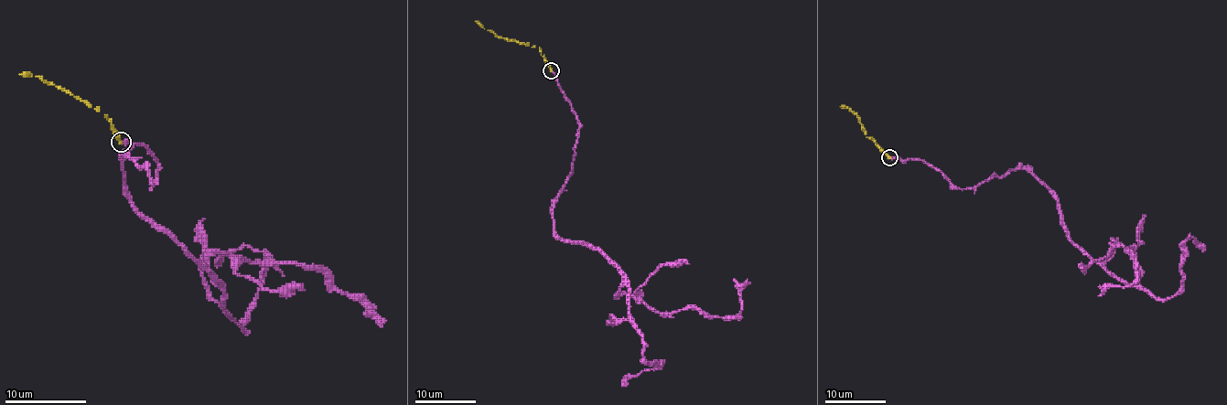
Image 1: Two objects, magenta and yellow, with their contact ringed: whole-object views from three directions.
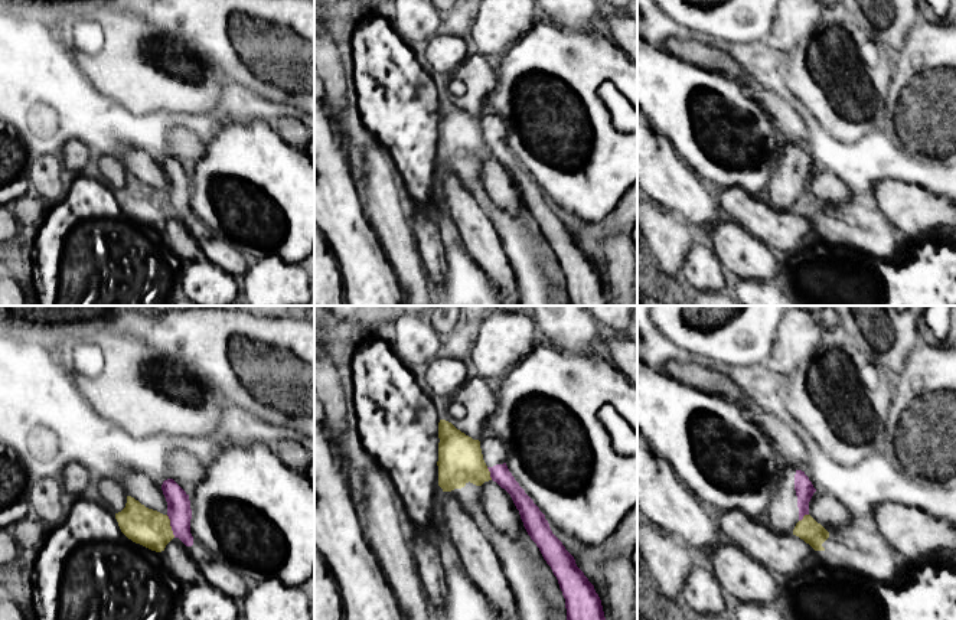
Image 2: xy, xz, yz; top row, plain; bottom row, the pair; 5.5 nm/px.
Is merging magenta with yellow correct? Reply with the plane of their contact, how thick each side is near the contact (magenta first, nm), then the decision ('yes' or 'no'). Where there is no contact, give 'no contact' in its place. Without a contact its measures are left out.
xy | 140/200 nm | no

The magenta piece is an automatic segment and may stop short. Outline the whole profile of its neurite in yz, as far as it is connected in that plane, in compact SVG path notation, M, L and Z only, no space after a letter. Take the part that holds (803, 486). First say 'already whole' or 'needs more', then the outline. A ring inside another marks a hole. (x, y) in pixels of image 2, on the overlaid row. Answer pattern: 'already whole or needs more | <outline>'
needs more | M783 466L780 483L766 518L769 525L780 533L793 533L796 523L809 515L809 502L815 492L805 471Z

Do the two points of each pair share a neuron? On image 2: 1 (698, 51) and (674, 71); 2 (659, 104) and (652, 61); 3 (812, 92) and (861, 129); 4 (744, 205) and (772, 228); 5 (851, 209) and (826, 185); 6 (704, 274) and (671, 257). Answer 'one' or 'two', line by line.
1: two
2: one
3: one
4: one
5: two
6: two

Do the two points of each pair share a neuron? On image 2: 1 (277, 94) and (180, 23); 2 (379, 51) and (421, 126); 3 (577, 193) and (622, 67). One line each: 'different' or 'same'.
1: same
2: same
3: same

